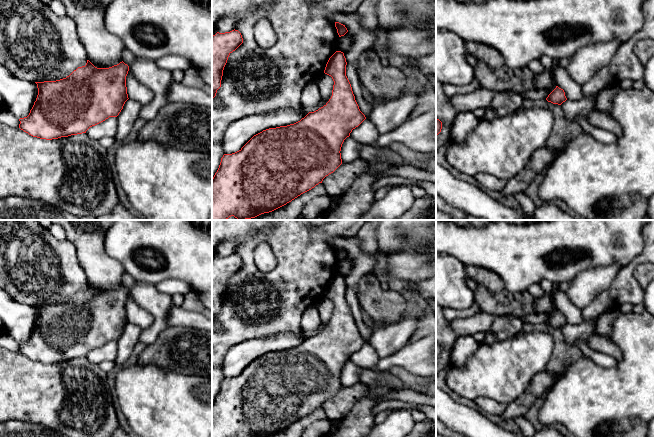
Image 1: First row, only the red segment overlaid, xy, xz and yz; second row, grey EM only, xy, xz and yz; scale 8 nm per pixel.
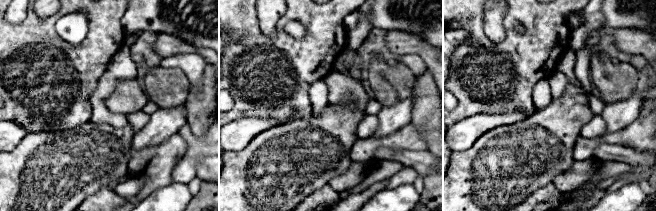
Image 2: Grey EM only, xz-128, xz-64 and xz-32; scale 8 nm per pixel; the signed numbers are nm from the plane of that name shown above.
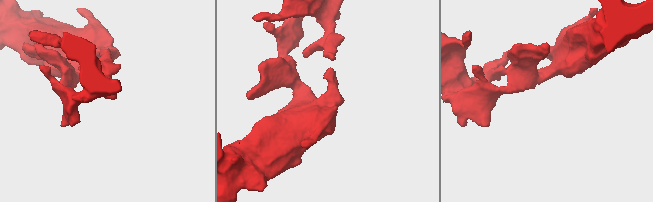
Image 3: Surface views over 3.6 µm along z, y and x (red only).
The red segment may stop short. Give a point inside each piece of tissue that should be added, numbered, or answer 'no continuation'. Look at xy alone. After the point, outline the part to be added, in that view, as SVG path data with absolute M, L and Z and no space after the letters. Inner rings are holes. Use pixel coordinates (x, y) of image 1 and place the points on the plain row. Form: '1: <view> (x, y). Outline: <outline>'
no continuation

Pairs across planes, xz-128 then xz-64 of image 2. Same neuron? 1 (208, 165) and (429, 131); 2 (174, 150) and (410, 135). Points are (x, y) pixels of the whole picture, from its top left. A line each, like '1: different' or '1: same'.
1: different
2: same

